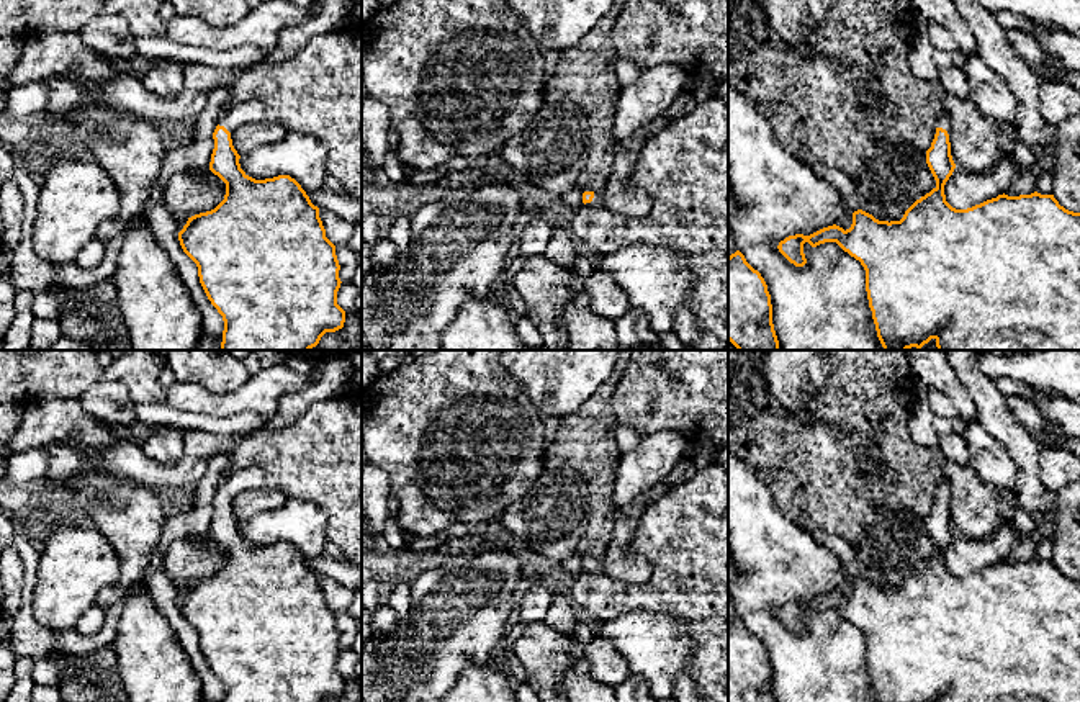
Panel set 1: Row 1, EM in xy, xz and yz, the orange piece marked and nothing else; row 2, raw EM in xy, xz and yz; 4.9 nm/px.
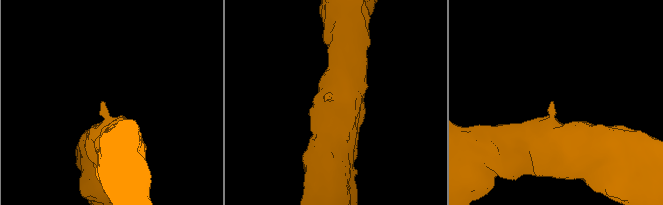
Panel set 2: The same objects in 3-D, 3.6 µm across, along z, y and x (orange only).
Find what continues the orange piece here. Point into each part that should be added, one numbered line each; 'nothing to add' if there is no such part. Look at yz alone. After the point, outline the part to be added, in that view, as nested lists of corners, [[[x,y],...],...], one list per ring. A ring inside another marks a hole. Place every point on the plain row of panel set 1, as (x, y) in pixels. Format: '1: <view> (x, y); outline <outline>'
1: yz (943, 486); outline [[[946,478],[938,483],[936,494],[943,494],[951,501],[951,484]]]

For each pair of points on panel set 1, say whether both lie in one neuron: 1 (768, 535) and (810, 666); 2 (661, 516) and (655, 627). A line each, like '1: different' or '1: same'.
1: same
2: different

